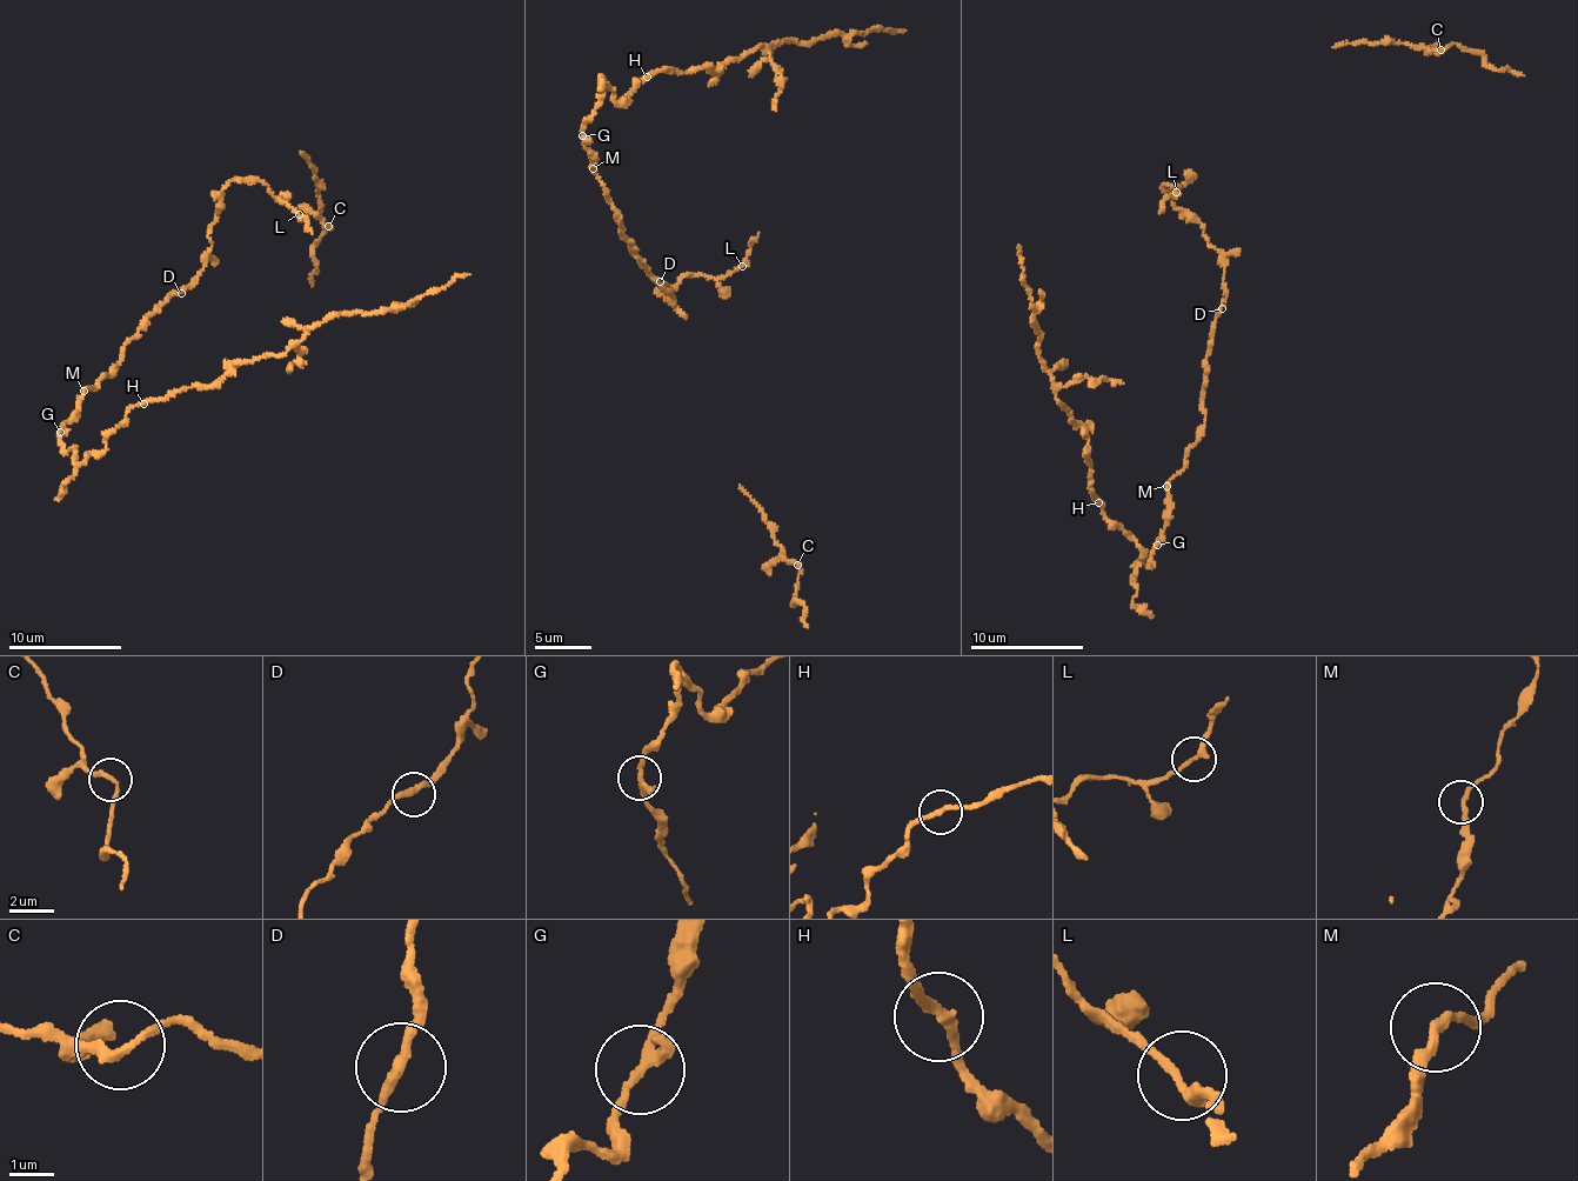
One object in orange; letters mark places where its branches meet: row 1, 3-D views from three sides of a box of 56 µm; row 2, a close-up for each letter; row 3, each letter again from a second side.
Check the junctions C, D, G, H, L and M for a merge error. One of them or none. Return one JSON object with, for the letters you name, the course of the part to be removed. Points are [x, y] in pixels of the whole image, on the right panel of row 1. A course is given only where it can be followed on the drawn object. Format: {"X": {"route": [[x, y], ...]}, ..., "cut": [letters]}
{"cut": []}

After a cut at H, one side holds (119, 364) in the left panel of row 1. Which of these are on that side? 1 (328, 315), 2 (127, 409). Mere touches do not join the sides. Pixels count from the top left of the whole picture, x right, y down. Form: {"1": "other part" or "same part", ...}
{"1": "other part", "2": "same part"}

